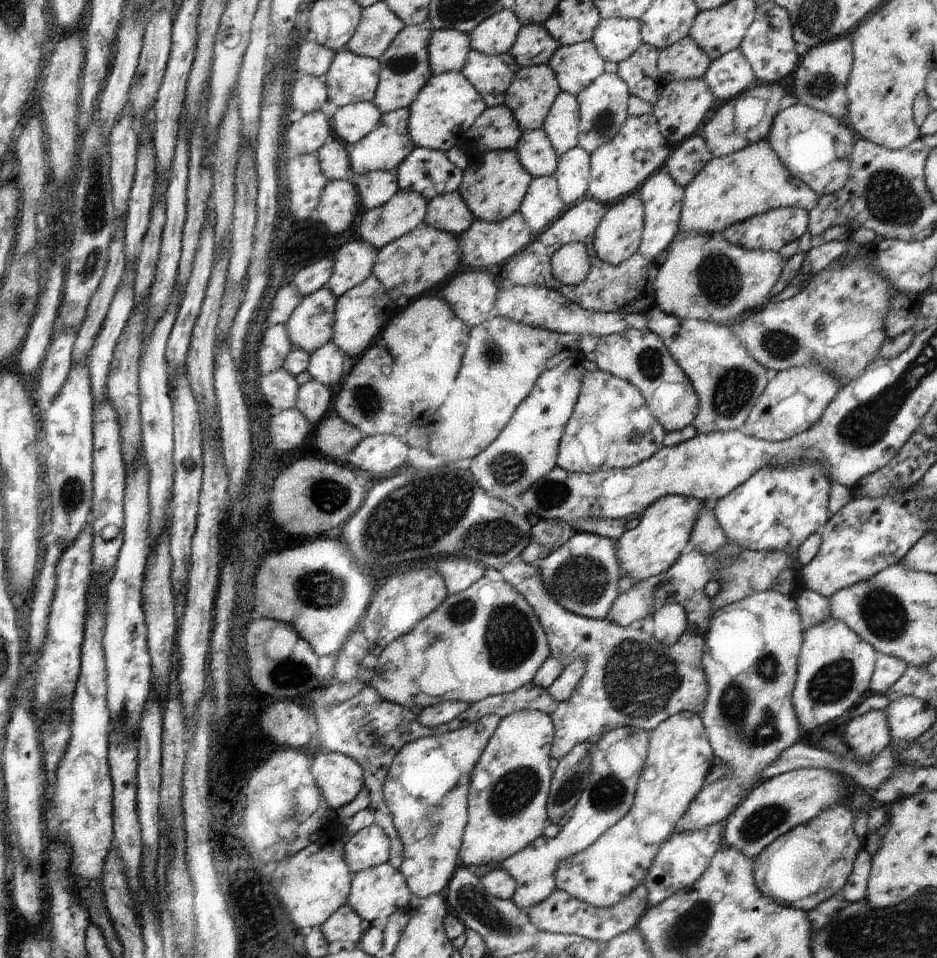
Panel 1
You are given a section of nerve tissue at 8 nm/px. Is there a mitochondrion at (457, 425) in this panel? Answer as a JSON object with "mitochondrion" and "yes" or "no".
{"mitochondrion":"no"}

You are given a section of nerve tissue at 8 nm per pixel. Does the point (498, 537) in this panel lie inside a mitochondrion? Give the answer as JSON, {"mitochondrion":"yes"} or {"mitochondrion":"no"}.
{"mitochondrion":"yes"}

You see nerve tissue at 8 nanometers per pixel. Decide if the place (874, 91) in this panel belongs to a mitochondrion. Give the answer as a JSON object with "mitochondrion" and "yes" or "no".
{"mitochondrion":"no"}

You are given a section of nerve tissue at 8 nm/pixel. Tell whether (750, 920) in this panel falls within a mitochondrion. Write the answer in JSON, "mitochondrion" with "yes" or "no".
{"mitochondrion":"no"}

